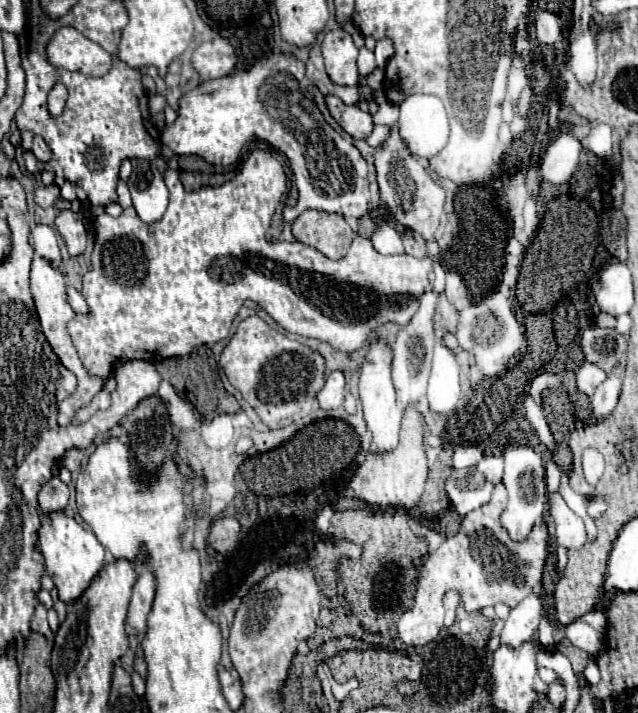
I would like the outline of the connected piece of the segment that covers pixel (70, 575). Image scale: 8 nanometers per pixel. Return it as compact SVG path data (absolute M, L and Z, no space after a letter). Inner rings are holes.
M55 510L55 512L43 514L35 550L39 550L43 554L45 572L53 578L53 582L59 590L59 598L63 602L71 602L77 596L81 596L81 592L89 586L89 582L101 570L101 566L105 562L105 550L99 544L99 540L95 538L95 534L89 528L85 528L83 522L65 514L65 510Z

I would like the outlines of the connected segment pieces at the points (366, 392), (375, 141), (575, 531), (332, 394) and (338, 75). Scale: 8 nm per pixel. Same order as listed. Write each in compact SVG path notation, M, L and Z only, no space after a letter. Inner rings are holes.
M373 340L369 354L361 366L359 394L361 394L361 402L363 402L363 418L365 418L367 430L373 436L373 442L377 444L377 448L381 452L393 450L399 440L399 426L401 426L403 410L397 406L395 388L391 382L391 346L385 346L385 344Z
M375 126L373 134L367 138L367 142L371 146L381 146L389 138L389 134L391 134L391 126Z
M549 494L549 514L555 524L555 542L563 548L581 548L587 540L583 520L569 510L561 494Z
M335 370L327 376L323 390L317 394L321 408L339 408L345 400L345 374Z
M331 30L325 34L321 42L323 58L325 58L325 70L329 78L335 84L345 84L345 86L355 86L359 80L357 72L357 46L353 44L353 38L343 30Z

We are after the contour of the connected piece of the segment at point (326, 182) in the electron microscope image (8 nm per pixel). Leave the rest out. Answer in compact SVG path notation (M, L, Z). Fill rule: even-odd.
M269 54L249 70L197 86L183 96L175 124L163 130L161 142L175 154L197 154L215 166L235 164L243 146L253 140L263 140L285 154L299 188L297 204L283 210L287 222L293 222L309 208L353 218L371 212L367 162L351 142L343 140L325 122L315 106L313 84L305 76L305 64L291 54ZM307 150L311 150L311 172L305 158Z

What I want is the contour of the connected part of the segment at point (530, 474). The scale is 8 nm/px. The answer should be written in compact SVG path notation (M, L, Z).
M511 444L505 450L505 474L503 484L509 492L509 502L501 514L501 526L507 530L509 538L513 542L523 542L535 522L543 518L545 506L547 506L547 486L545 486L545 468L541 454L537 454L531 446L525 444Z

